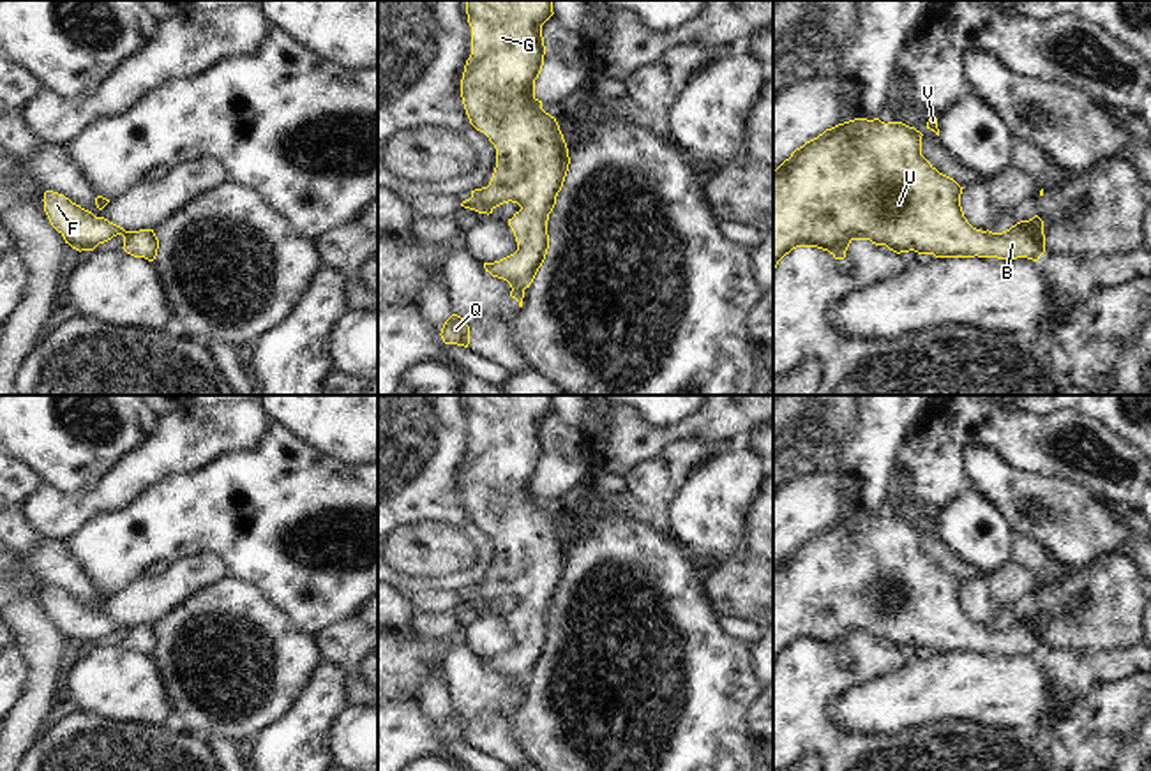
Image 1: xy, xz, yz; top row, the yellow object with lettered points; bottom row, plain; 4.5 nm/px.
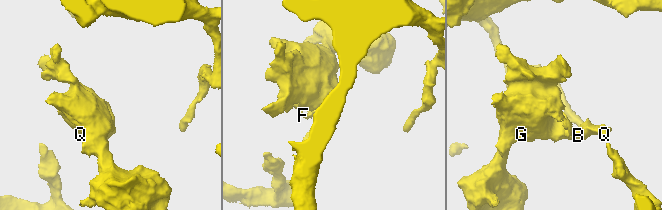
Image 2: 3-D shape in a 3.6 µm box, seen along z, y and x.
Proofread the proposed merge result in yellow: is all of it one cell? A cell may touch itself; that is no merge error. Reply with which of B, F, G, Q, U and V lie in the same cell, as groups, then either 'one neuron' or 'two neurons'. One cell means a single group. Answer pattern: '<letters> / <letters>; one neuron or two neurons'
B F G Q U V; one neuron

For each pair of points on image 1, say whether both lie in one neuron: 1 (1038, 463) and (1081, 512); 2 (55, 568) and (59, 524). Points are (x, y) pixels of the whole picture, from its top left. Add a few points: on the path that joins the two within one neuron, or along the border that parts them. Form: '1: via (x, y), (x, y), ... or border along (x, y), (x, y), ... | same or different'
1: border along (1010, 466), (1031, 475), (1053, 475), (1090, 493) | different
2: border along (45, 535), (67, 542) | different

